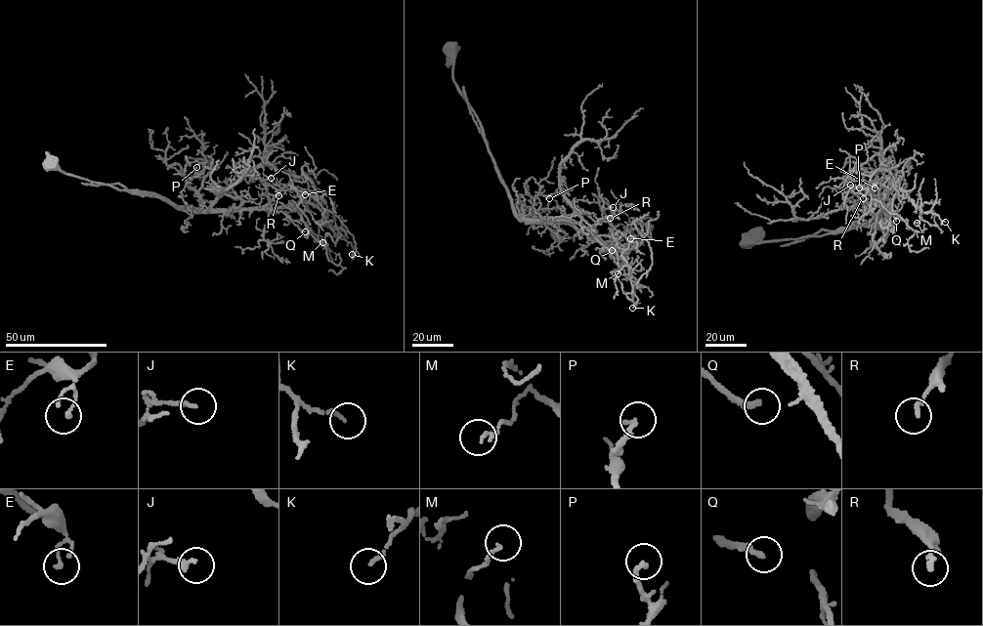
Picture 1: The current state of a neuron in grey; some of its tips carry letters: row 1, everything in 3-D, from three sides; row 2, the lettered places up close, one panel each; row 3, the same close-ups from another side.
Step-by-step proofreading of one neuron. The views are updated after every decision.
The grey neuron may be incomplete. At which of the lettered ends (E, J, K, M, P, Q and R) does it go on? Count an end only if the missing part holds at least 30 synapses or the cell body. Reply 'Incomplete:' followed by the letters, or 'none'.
Incomplete: none

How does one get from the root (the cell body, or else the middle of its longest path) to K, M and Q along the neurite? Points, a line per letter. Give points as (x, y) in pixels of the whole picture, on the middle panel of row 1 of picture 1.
K: (450, 50), (453, 81), (479, 121), (512, 208), (527, 219), (580, 223), (630, 271), (632, 308)
M: (450, 50), (453, 81), (479, 121), (512, 208), (527, 219), (580, 223), (630, 269), (632, 300), (618, 273)
Q: (450, 50), (447, 53), (453, 60), (453, 81), (479, 121), (512, 208), (527, 219), (574, 220), (612, 250)

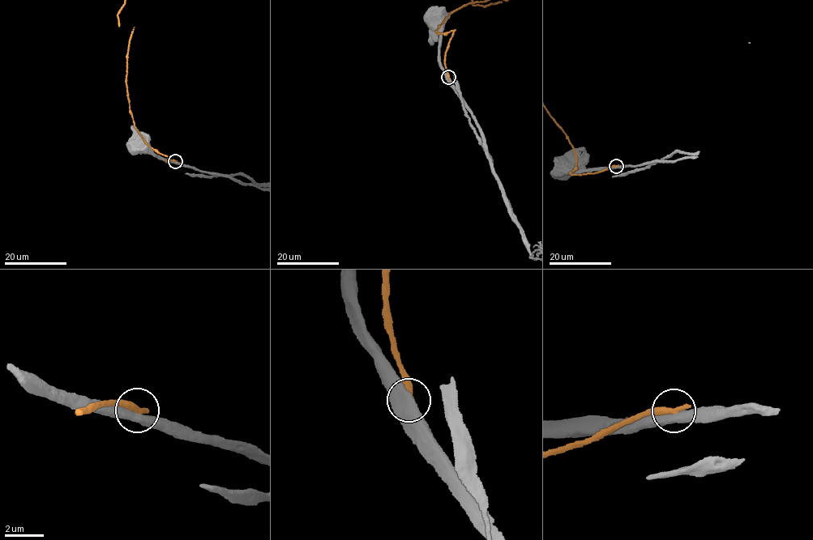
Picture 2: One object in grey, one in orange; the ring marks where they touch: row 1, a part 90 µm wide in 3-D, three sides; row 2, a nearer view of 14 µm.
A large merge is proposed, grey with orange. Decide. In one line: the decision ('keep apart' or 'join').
keep apart

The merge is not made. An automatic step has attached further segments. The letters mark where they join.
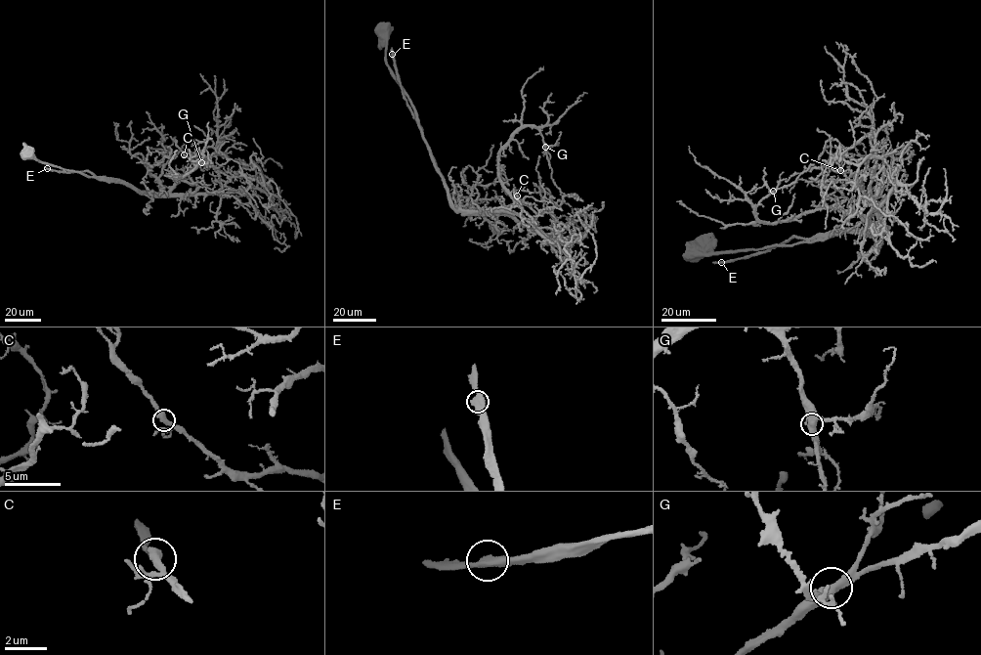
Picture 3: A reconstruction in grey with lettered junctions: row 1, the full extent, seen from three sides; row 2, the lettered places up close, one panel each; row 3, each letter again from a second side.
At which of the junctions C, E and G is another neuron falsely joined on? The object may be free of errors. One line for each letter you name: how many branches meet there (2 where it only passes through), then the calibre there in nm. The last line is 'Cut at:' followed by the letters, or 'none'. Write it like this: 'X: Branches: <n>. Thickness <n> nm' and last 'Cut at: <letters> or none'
Cut at: none

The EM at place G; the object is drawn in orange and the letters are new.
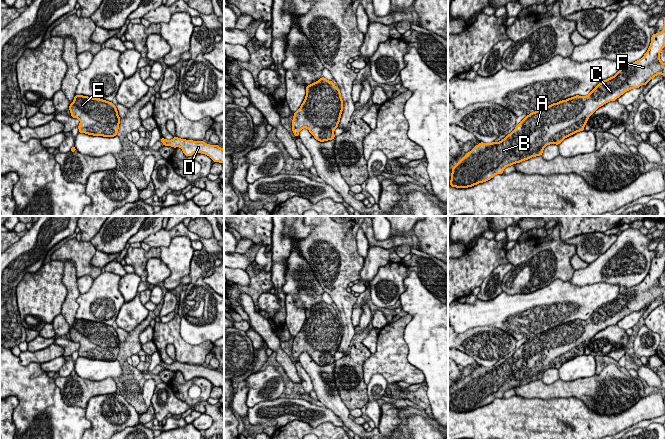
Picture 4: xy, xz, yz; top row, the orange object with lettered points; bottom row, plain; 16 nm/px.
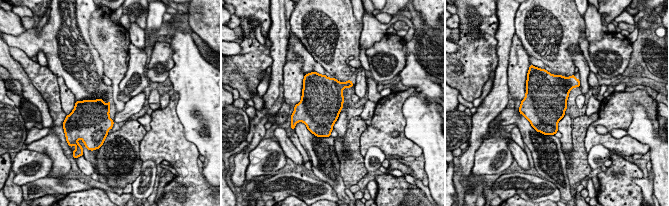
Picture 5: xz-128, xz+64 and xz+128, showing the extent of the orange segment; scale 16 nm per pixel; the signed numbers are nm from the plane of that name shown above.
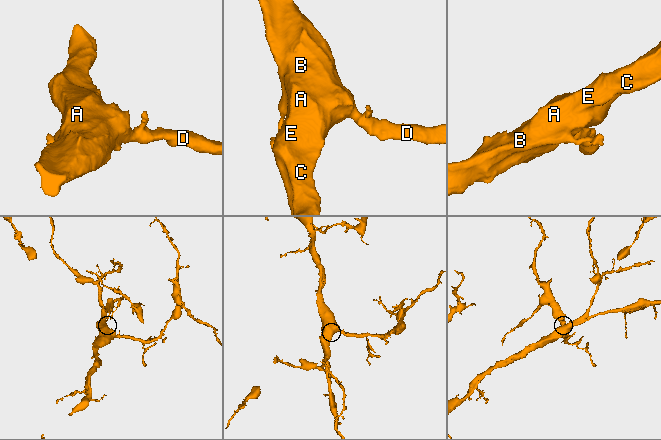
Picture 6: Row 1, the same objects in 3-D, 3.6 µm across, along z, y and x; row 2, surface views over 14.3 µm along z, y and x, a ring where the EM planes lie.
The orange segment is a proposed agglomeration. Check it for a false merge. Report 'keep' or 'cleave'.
keep

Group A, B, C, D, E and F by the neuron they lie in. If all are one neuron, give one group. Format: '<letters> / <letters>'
A B C D E F

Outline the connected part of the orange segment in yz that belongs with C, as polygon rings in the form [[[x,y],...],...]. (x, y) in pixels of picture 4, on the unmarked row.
[[[665,241],[663,254],[652,259],[649,273],[641,283],[619,293],[613,301],[603,304],[587,320],[576,319],[530,337],[501,365],[497,367],[480,366],[454,389],[449,409],[456,412],[468,412],[486,406],[496,398],[503,398],[508,390],[542,379],[547,369],[559,369],[565,362],[584,355],[590,339],[599,331],[617,324],[633,312],[646,309],[659,297],[665,300],[665,287],[660,284],[660,277],[664,271]]]

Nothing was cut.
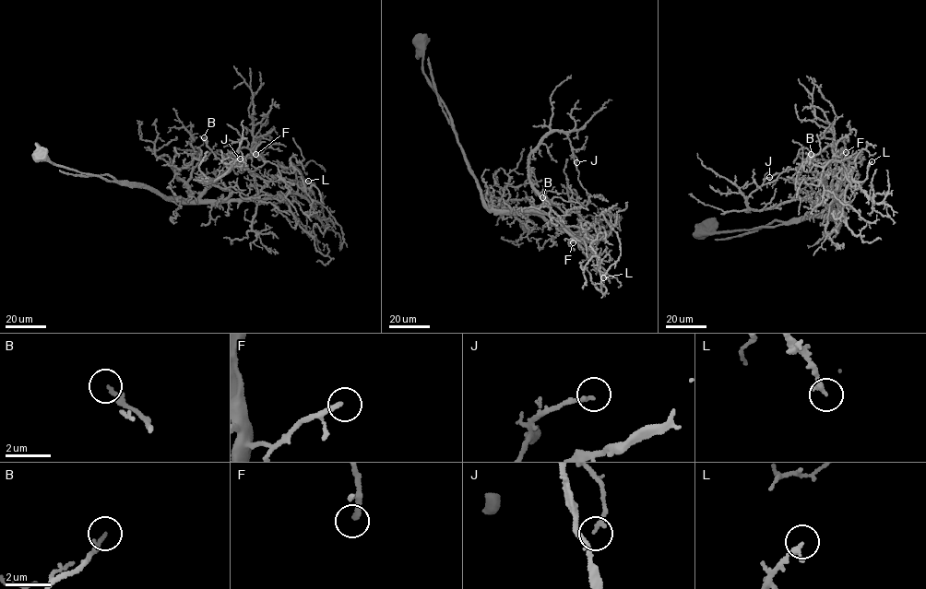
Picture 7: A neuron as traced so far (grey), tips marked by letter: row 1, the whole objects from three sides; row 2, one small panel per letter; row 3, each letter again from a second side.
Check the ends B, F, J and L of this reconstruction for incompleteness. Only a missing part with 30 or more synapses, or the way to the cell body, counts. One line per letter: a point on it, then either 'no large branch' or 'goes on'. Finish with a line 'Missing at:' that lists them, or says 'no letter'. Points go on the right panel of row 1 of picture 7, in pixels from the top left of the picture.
B: (811, 154) | no large branch
F: (846, 152) | goes on
J: (769, 177) | no large branch
L: (872, 161) | no large branch
Missing at: F

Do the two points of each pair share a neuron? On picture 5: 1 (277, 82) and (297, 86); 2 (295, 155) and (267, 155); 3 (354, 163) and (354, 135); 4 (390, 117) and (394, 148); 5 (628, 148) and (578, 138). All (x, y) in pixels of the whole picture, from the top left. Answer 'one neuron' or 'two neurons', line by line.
1: two neurons
2: two neurons
3: one neuron
4: one neuron
5: two neurons

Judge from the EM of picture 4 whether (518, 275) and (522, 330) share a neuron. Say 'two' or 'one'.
two

